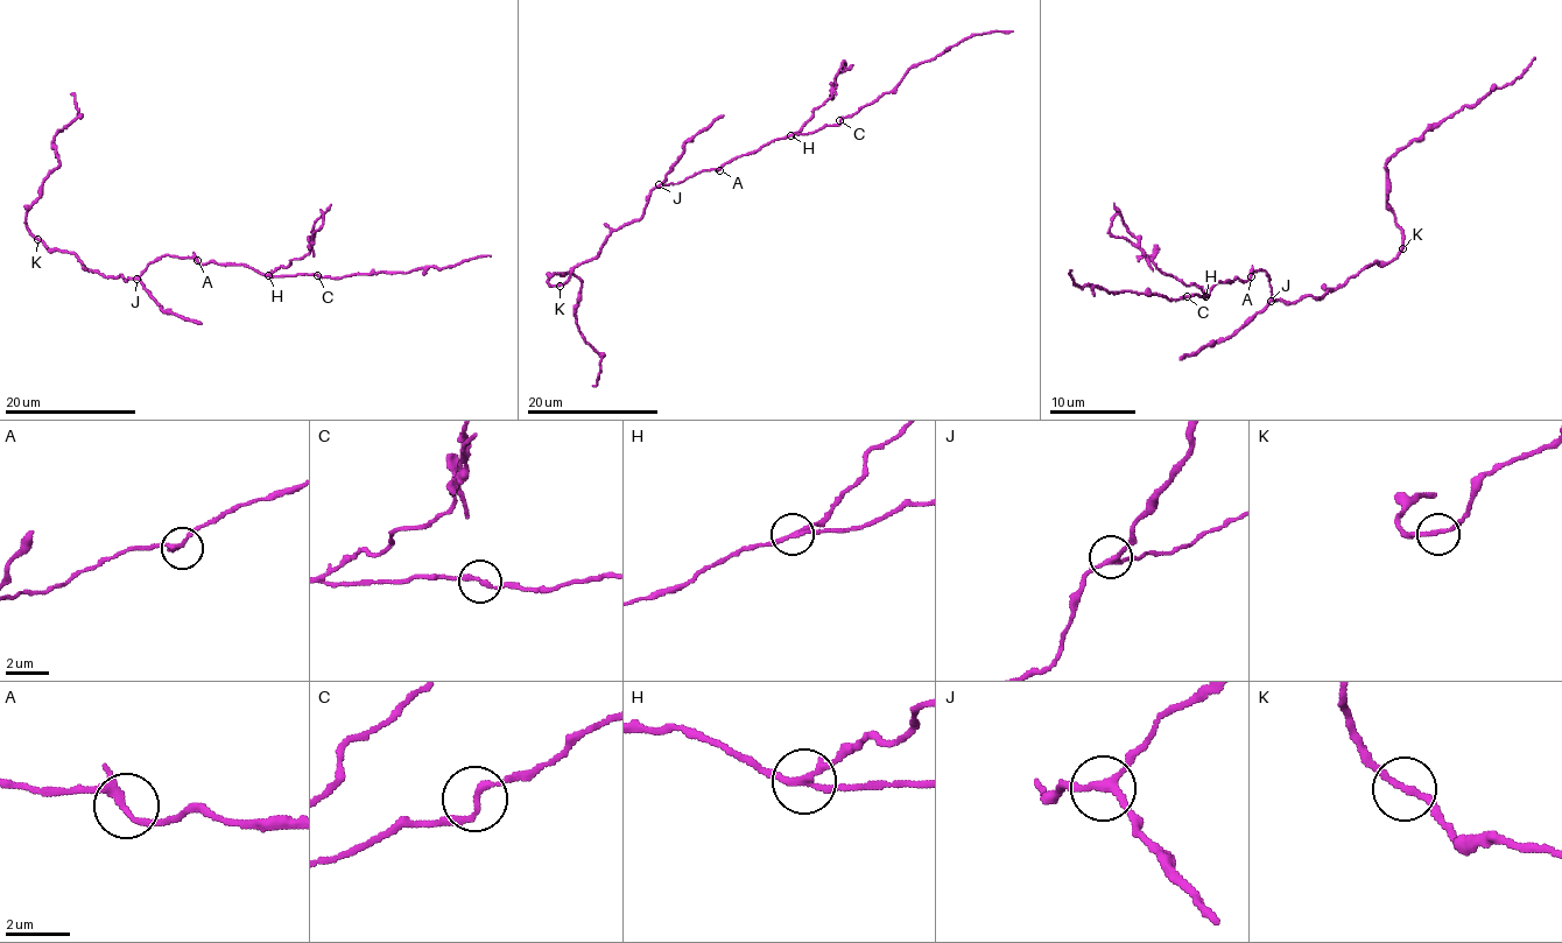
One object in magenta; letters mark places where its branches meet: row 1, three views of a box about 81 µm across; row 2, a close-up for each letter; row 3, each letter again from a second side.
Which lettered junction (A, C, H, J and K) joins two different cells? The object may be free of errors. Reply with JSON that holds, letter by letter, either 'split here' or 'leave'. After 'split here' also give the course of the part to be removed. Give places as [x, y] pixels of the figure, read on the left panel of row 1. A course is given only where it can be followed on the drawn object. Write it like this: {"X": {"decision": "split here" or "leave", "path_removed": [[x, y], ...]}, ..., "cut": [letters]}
{"A": {"decision": "leave"}, "C": {"decision": "leave"}, "H": {"decision": "split here", "path_removed": [[268, 275], [309, 251], [312, 226], [331, 204]]}, "J": {"decision": "leave"}, "K": {"decision": "leave"}, "cut": ["H"]}

